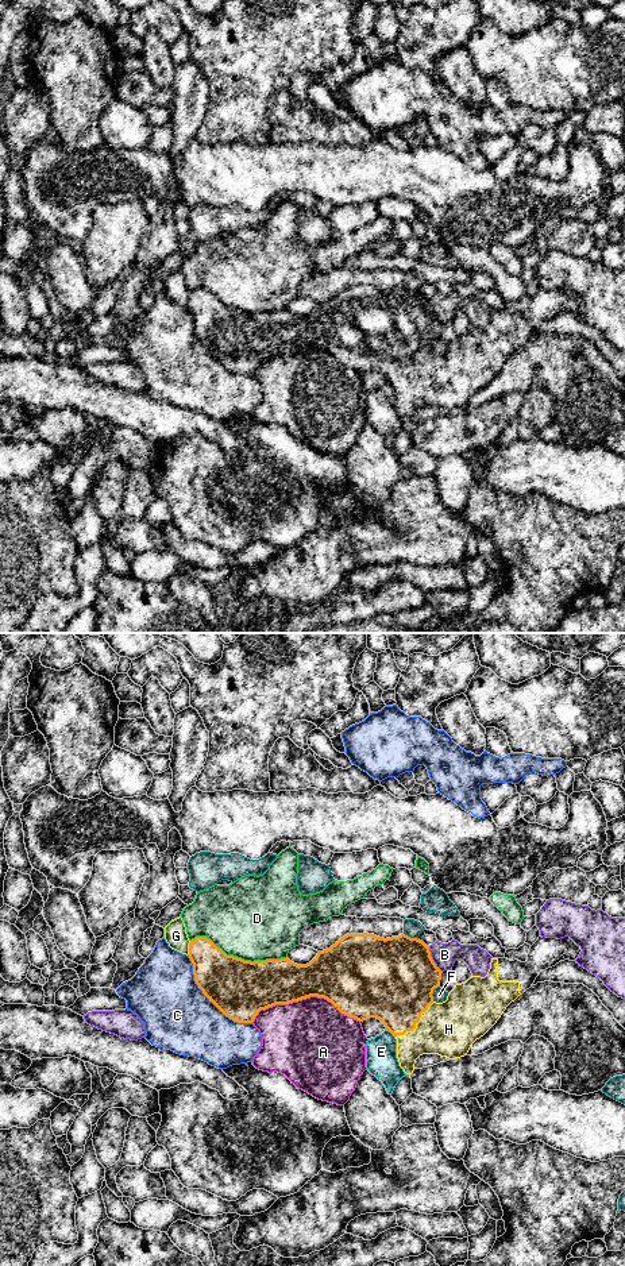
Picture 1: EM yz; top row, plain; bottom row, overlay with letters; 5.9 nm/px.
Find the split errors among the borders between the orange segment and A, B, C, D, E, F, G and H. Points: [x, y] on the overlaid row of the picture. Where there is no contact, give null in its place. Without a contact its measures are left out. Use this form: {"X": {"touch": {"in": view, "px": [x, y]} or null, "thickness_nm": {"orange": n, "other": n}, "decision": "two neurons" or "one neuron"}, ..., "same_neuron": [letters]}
{"A": {"touch": {"in": "yz", "px": [304, 998]}, "thickness_nm": {"orange": 320, "other": 480}, "decision": "two neurons"}, "B": {"touch": {"in": "yz", "px": [432, 960]}, "thickness_nm": {"orange": 480, "other": 140}, "decision": "two neurons"}, "C": {"touch": {"in": "yz", "px": [208, 998]}, "thickness_nm": {"orange": 340, "other": 400}, "decision": "two neurons"}, "D": {"touch": {"in": "yz", "px": [239, 958]}, "thickness_nm": {"orange": 340, "other": 500}, "decision": "two neurons"}, "E": {"touch": {"in": "yz", "px": [390, 1031]}, "thickness_nm": {"orange": 400, "other": 190}, "decision": "two neurons"}, "F": {"touch": {"in": "yz", "px": [432, 992]}, "thickness_nm": {"orange": 500, "other": 80}, "decision": "two neurons"}, "G": {"touch": {"in": "yz", "px": [189, 948]}, "thickness_nm": {"orange": 280, "other": 130}, "decision": "two neurons"}, "H": {"touch": {"in": "yz", "px": [415, 1025]}, "thickness_nm": {"orange": 420, "other": 320}, "decision": "one neuron"}, "same_neuron": ["H"]}

